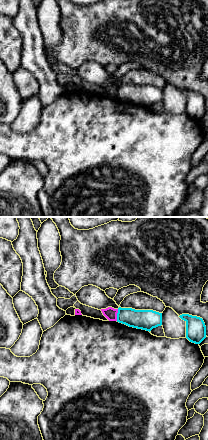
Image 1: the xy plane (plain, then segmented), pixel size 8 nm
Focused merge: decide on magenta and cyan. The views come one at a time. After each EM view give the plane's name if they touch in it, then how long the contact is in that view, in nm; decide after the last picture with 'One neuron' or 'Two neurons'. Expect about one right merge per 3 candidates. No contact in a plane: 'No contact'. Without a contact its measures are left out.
Touches magenta in xy. Shared border 100 nm

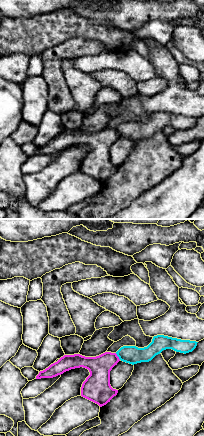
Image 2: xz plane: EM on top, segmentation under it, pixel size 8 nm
Touches magenta in xz. Shared border 70 nm

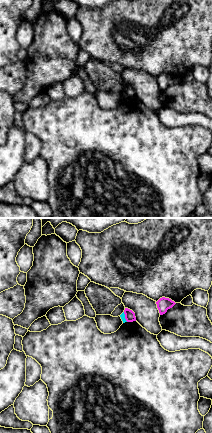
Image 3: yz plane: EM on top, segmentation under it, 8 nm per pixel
Touches magenta in yz. Shared border 90 nm

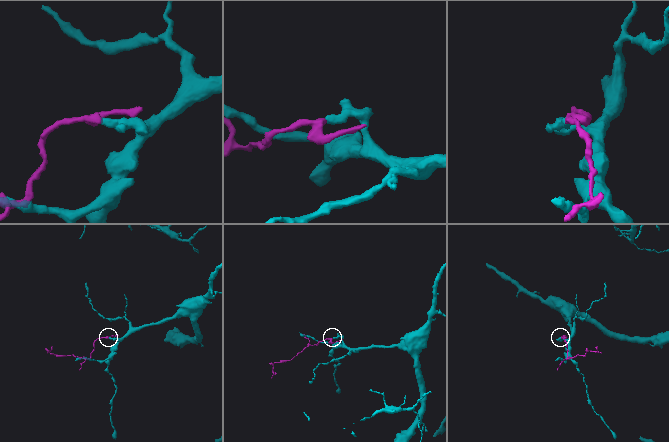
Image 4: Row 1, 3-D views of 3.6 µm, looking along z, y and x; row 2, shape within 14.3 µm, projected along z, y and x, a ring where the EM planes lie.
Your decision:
Two neurons

